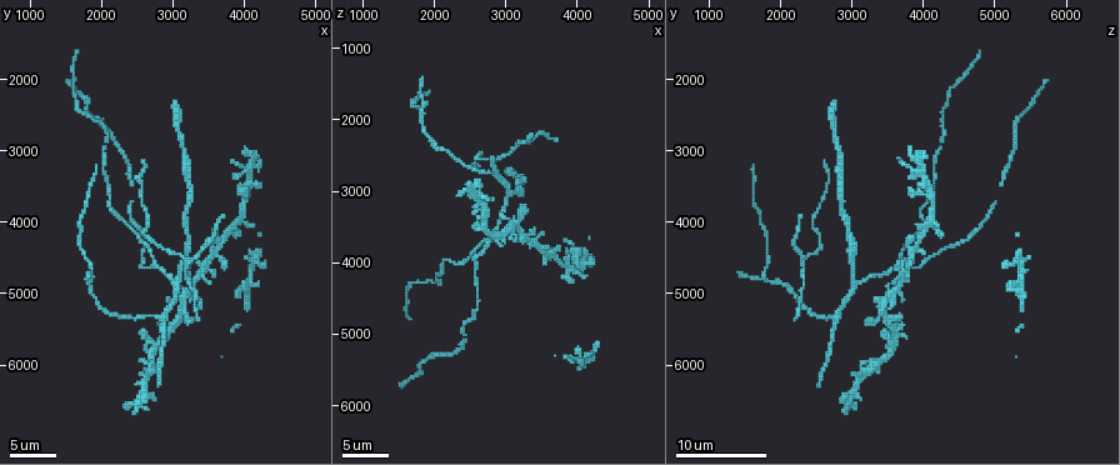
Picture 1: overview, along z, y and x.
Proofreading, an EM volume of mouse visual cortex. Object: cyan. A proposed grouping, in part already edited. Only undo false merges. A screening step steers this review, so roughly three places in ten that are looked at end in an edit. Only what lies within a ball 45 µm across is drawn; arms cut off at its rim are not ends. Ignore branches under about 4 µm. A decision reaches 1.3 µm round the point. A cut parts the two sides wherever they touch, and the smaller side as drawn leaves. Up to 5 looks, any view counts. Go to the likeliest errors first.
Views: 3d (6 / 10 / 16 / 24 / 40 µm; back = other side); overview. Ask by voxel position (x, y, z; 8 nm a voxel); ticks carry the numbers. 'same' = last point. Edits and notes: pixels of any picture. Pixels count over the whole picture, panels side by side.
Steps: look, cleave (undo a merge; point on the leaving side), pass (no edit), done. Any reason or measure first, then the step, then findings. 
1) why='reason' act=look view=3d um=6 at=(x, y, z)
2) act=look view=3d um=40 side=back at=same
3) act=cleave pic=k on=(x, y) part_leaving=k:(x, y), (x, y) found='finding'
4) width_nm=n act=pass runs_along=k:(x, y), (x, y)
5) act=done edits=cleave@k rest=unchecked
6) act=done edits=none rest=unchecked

why='three arms meet' act=look view=3d um=10 at=(2800, 5300, 2750)

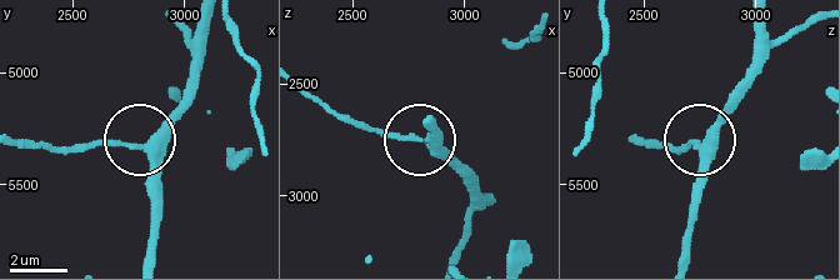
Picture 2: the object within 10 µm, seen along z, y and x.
act=look view=3d um=6 at=(2800, 5330, 2750)

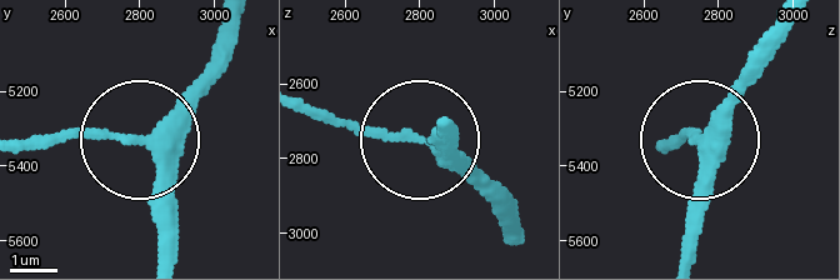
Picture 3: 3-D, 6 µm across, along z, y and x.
side_arm_um=8 act=pass runs_along=3:(221, 25), (218, 49), (146, 145), (161, 180), (161, 253) found='one cell here'

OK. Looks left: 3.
why='side arm on a straight run' act=look view=3d um=10 at=(3050, 4800, 3050)

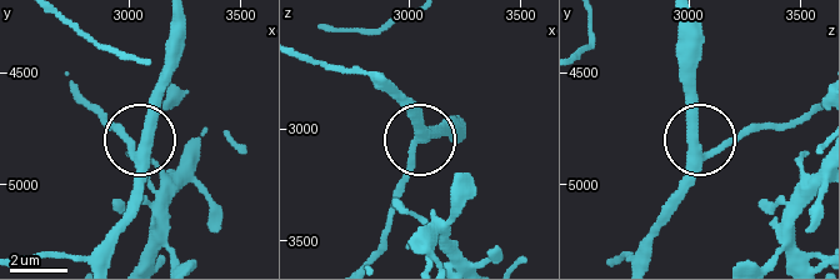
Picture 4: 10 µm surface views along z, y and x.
width_nm=340 act=pass runs_along=4:(779, 133), (760, 125), (703, 144), (695, 133), (695, 70) found='one cell here'

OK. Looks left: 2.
why='four-way junction' act=look view=3d um=10 at=(3200, 5050, 3550)

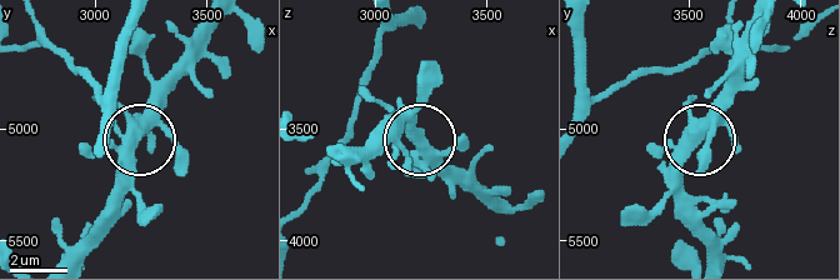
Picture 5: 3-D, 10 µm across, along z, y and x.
act=look view=3d um=10 side=back at=(3180, 5040, 3540)

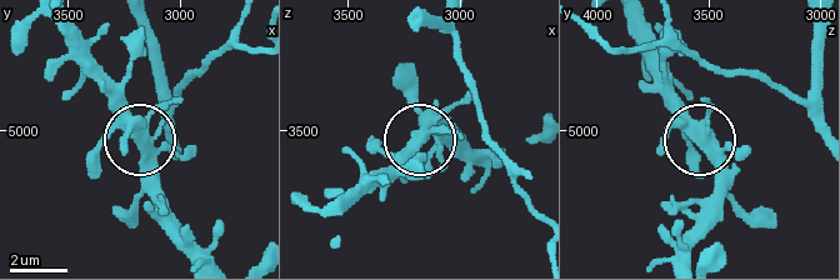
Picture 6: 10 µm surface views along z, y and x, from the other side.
width_nm=400 act=pass found='all the same cell'

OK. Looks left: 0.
act=done edits=none rest=unchecked

